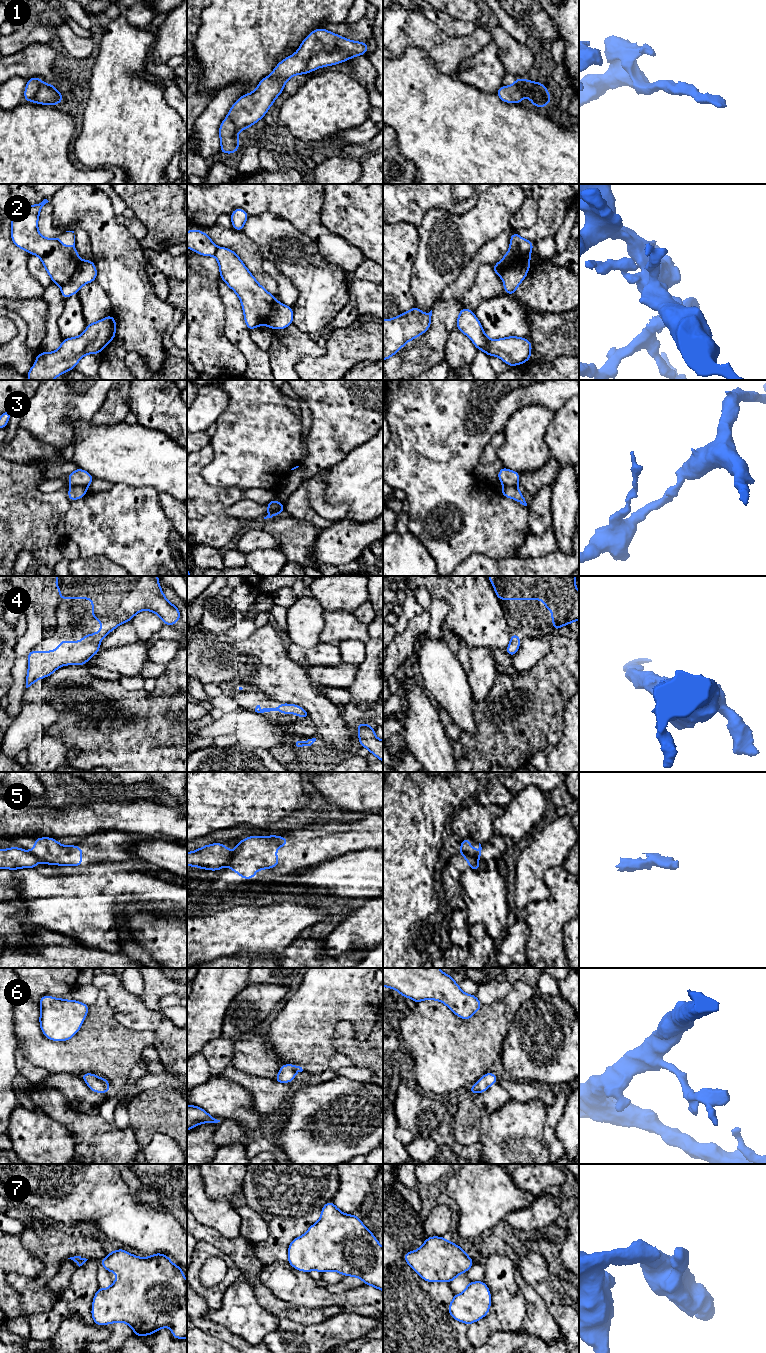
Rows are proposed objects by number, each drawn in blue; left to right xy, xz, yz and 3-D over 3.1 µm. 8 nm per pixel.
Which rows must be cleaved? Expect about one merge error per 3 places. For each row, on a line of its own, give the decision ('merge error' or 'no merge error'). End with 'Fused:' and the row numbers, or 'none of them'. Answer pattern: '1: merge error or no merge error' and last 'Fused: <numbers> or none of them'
1: merge error
2: merge error
3: merge error
4: no merge error
5: merge error
6: no merge error
7: no merge error
Fused: 1, 2, 3, 5

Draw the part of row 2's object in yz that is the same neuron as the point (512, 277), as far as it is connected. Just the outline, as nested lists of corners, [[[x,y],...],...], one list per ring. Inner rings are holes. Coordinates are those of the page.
[[[530,261],[518,262],[503,273],[502,280],[506,294],[513,295],[515,293],[518,286],[527,276],[530,266]]]

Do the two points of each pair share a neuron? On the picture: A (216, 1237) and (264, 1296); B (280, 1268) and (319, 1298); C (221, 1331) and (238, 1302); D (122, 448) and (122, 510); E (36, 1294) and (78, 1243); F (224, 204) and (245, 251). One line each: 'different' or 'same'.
A: same
B: same
C: different
D: different
E: same
F: different

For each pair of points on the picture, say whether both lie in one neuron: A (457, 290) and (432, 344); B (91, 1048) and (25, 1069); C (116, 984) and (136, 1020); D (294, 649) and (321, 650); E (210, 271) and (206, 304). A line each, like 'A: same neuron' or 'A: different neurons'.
A: same neuron
B: different neurons
C: same neuron
D: same neuron
E: different neurons

